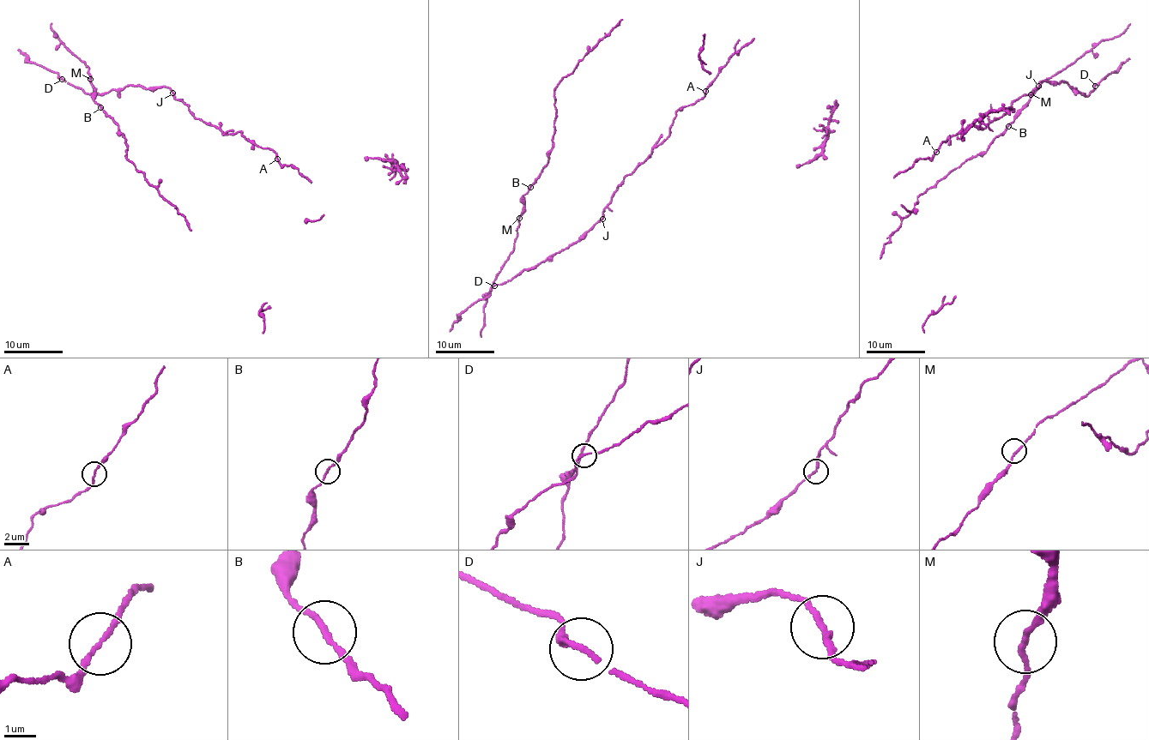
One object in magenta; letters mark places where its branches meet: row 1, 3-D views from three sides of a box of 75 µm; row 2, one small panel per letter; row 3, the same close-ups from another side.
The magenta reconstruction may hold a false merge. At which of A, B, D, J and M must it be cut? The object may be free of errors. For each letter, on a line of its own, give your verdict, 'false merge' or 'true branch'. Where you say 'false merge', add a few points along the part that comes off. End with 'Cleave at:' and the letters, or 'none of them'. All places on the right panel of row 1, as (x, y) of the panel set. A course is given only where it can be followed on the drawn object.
A: true branch
B: true branch
D: true branch
J: true branch
M: true branch
Cleave at: none of them

